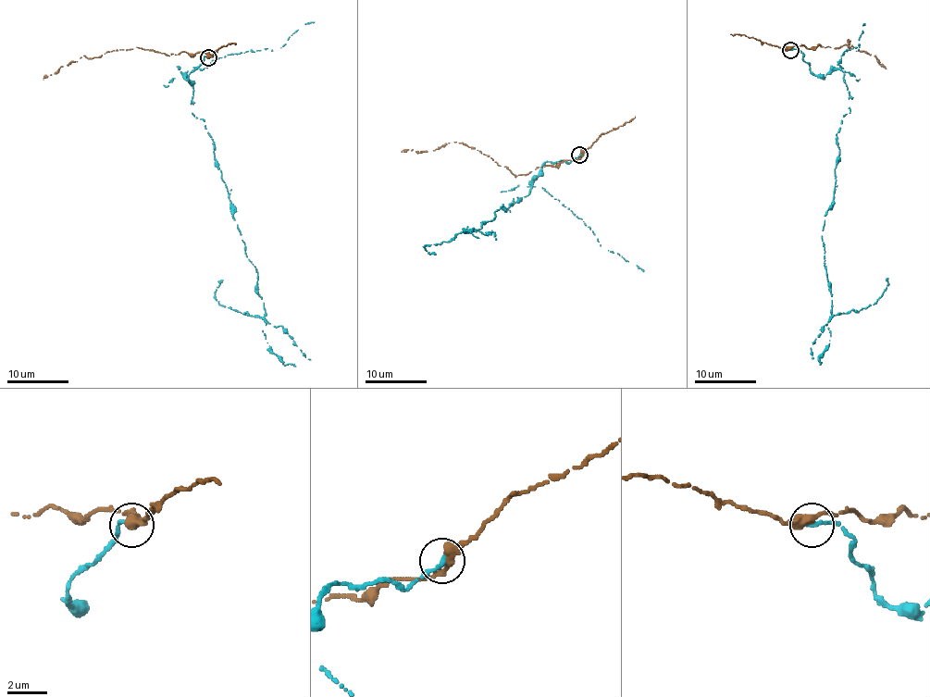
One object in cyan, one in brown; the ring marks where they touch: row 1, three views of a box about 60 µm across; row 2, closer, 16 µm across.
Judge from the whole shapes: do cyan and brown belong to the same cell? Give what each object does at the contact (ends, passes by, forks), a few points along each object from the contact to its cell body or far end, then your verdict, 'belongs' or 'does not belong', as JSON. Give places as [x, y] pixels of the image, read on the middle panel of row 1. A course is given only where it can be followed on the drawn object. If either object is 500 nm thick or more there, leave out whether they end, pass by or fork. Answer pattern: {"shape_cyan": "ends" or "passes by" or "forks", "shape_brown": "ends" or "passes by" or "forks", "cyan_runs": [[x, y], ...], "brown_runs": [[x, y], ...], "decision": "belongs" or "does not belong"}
{"shape_cyan": "ends", "shape_brown": "passes by", "cyan_runs": [[580, 154], [569, 162], [545, 162], [530, 194], [502, 208], [503, 205], [482, 229], [425, 248], [436, 254]], "brown_runs": [[580, 154], [554, 167], [538, 167], [527, 174], [514, 175], [486, 155], [455, 142], [434, 151], [402, 152]], "decision": "does not belong"}

